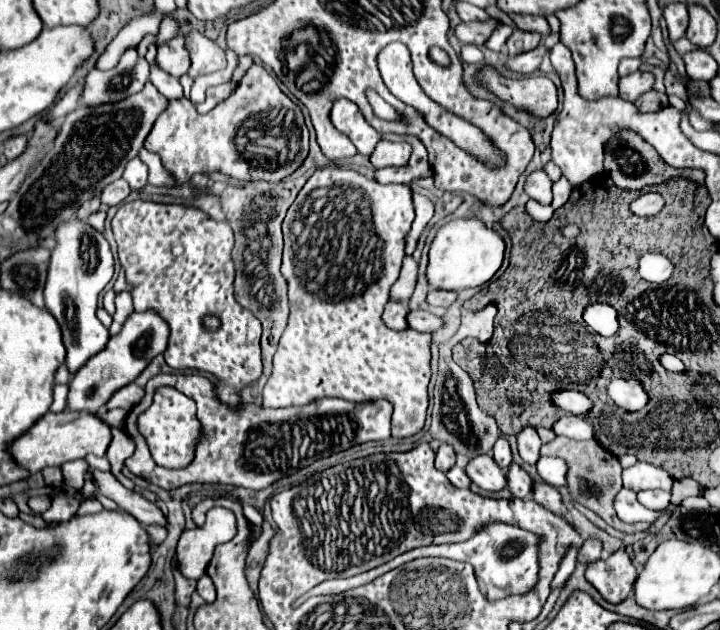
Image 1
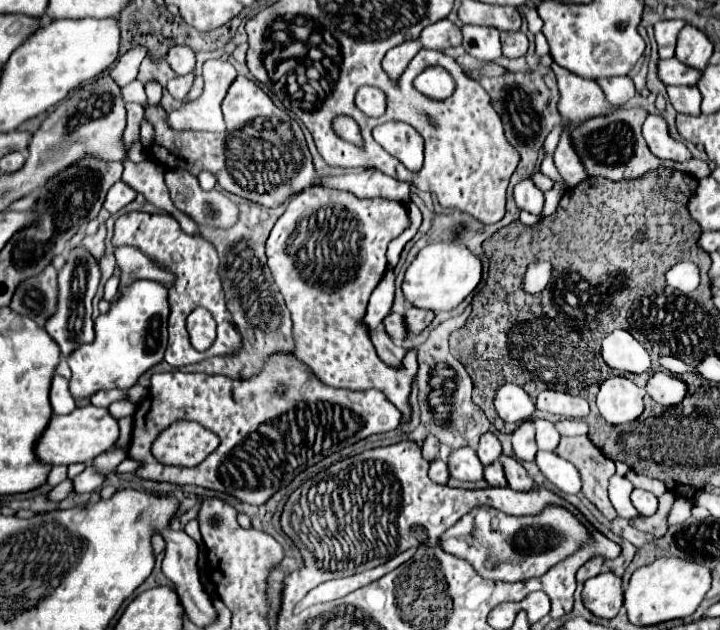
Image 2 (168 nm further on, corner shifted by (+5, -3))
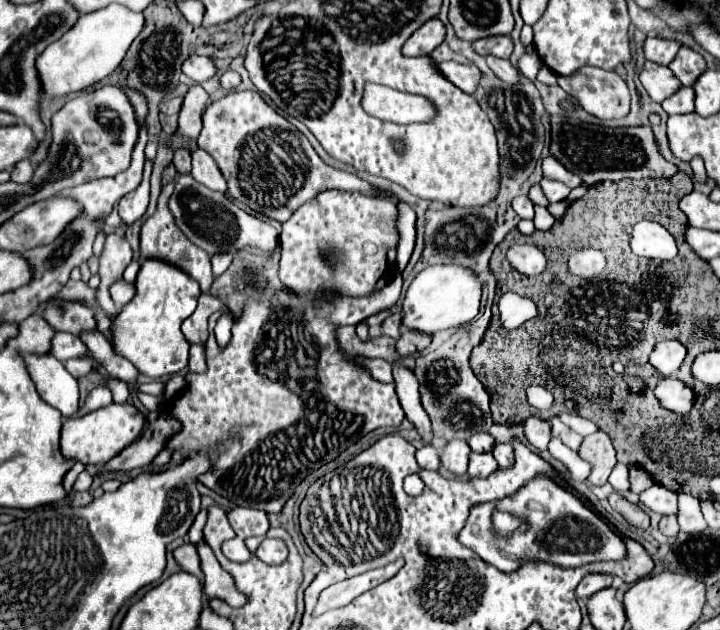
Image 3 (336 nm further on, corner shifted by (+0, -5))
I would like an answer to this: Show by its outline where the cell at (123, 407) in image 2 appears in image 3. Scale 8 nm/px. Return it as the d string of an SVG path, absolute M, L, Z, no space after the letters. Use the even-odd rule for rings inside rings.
M104 379L104 385L112 391L112 399L116 403L124 403L130 397L128 385L124 381L120 381L120 379Z

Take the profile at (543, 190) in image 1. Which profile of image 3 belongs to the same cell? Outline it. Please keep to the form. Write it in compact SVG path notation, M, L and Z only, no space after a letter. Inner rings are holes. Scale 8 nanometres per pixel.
M518 195L512 201L512 207L514 207L514 211L518 213L520 219L534 219L534 205L528 199L528 195Z

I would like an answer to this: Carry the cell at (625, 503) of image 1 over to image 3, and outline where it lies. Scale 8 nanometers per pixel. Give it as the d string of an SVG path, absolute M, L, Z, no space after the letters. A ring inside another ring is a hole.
M616 463L616 467L614 467L614 471L612 471L612 475L610 475L608 481L612 483L612 487L614 487L616 491L626 491L626 489L630 489L630 483L628 483L628 469L626 469L626 465Z

